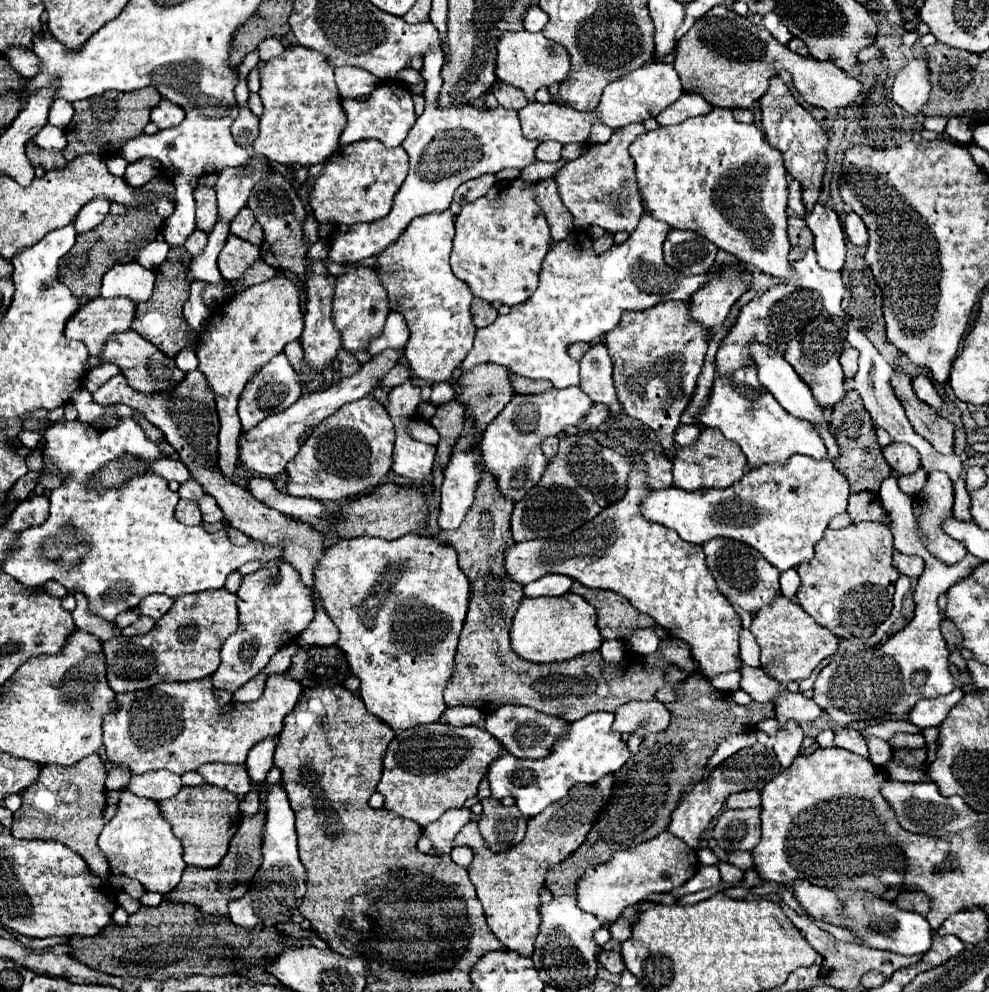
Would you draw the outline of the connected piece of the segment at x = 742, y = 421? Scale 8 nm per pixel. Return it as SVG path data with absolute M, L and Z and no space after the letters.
M753 364L739 368L739 372L733 372L731 376L715 378L707 402L701 406L701 414L697 414L697 422L709 428L717 426L725 438L737 442L751 466L773 462L781 464L793 454L805 454L813 460L827 456L827 448L819 432L811 428L807 420L799 420L783 410L783 406L759 384L757 368Z

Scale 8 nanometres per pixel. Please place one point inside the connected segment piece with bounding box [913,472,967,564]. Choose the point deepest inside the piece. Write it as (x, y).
(932, 505)

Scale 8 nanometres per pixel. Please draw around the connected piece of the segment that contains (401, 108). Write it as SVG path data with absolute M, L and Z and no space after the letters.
M393 80L381 82L375 92L369 98L363 100L343 100L343 110L347 114L347 126L339 138L341 144L351 144L359 140L375 138L383 142L387 148L401 146L405 136L409 134L409 128L415 124L415 112L413 112L413 98L403 84L395 84Z

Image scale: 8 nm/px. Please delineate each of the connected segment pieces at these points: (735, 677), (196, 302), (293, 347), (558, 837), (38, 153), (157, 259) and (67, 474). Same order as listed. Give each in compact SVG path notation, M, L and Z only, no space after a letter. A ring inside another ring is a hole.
M729 672L729 674L709 678L709 684L721 692L735 692L739 690L739 678L741 678L739 672Z
M191 284L189 298L187 298L185 306L183 306L183 314L185 314L189 326L193 328L195 334L199 334L201 330L205 330L205 320L209 318L209 310L207 310L207 306L201 300L203 286L205 284Z
M299 340L287 344L287 348L283 350L283 354L289 358L289 362L291 362L291 366L295 370L303 370L303 350L301 350L301 342Z
M611 774L605 775L595 784L575 784L563 800L557 800L555 804L547 806L539 816L531 818L527 824L525 840L521 840L519 846L513 846L503 854L489 852L489 848L479 836L477 822L469 822L455 836L457 846L477 848L477 856L469 864L469 876L477 888L477 898L483 904L485 918L491 932L503 942L507 950L515 950L521 956L533 954L533 944L541 922L539 890L545 882L545 874L553 864L559 864L581 846L601 806L605 806L609 801L613 784L615 778ZM509 888L513 892L507 892Z
M33 146L33 150L27 150L27 156L33 166L41 164L45 170L51 170L55 166L65 166L65 162L67 162L59 150L37 150L35 146Z
M151 242L147 246L143 246L137 254L137 262L143 266L143 268L157 268L159 264L163 264L163 260L167 258L167 252L169 252L169 244L167 242Z
M123 418L119 422L119 426L115 426L111 430L95 430L81 420L73 420L73 422L63 420L57 424L51 424L43 432L43 438L45 438L45 450L43 452L45 452L47 460L53 462L51 472L63 476L65 484L51 490L51 496L49 496L51 514L45 520L45 524L41 524L37 528L29 528L27 532L23 532L21 534L23 546L13 556L9 556L9 560L5 560L5 564L3 564L3 570L9 576L13 576L15 580L19 580L21 584L43 586L47 580L57 580L69 592L81 590L89 600L91 614L95 614L107 622L115 622L115 618L123 610L137 608L137 604L149 594L167 594L171 598L177 598L177 596L183 596L189 592L223 588L225 578L231 572L235 572L239 566L243 566L245 562L259 560L265 564L271 560L279 560L283 554L281 548L271 548L271 544L263 544L259 540L249 540L245 546L237 546L229 540L225 530L211 534L211 532L205 532L201 526L185 526L185 524L177 522L173 512L175 512L175 506L179 502L179 494L171 492L167 486L167 480L159 478L159 476L153 476L153 474L139 476L117 490L115 488L111 488L111 490L89 488L89 484L87 484L89 476L113 458L129 454L137 460L149 462L149 460L163 456L159 452L157 444L147 440L141 426L133 418ZM61 532L73 534L83 546L87 546L85 556L73 568L63 568L61 564L57 564L55 560L49 560L45 556L47 554L45 552L45 538L57 538Z

